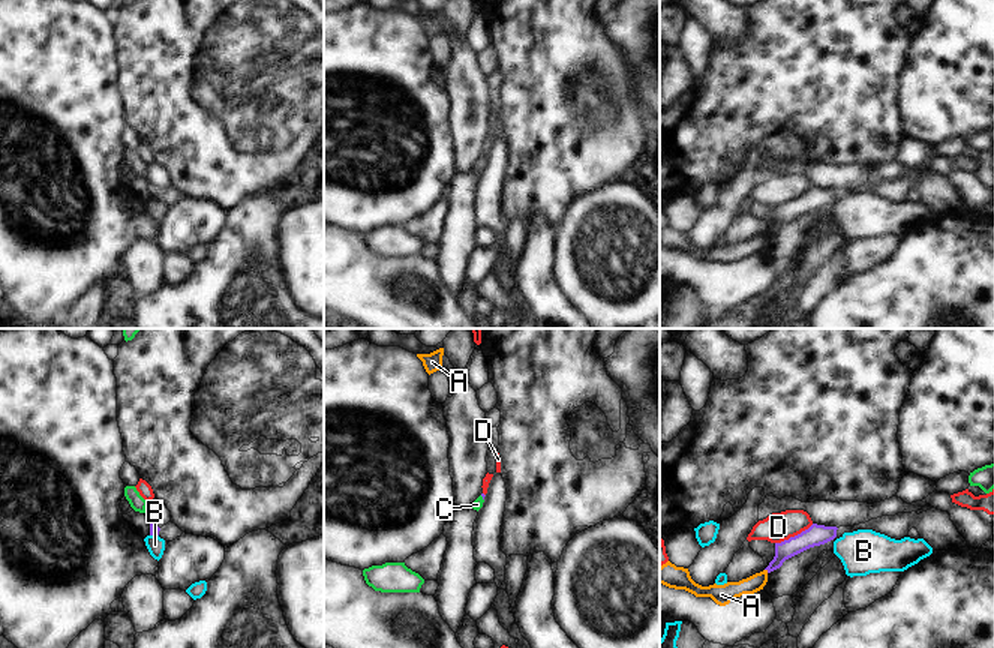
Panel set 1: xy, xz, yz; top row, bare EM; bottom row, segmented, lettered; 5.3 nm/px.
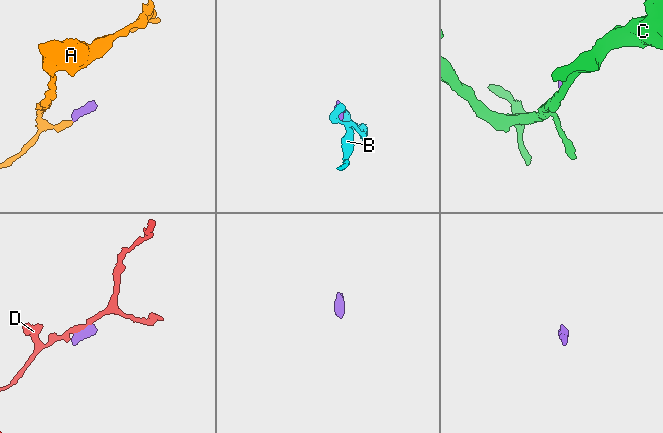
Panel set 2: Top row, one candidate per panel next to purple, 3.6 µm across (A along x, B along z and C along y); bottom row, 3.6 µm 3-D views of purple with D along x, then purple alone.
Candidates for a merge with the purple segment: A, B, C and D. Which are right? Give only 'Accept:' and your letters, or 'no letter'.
Accept: C.

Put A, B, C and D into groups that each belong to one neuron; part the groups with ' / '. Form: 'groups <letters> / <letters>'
groups A / B / C / D

